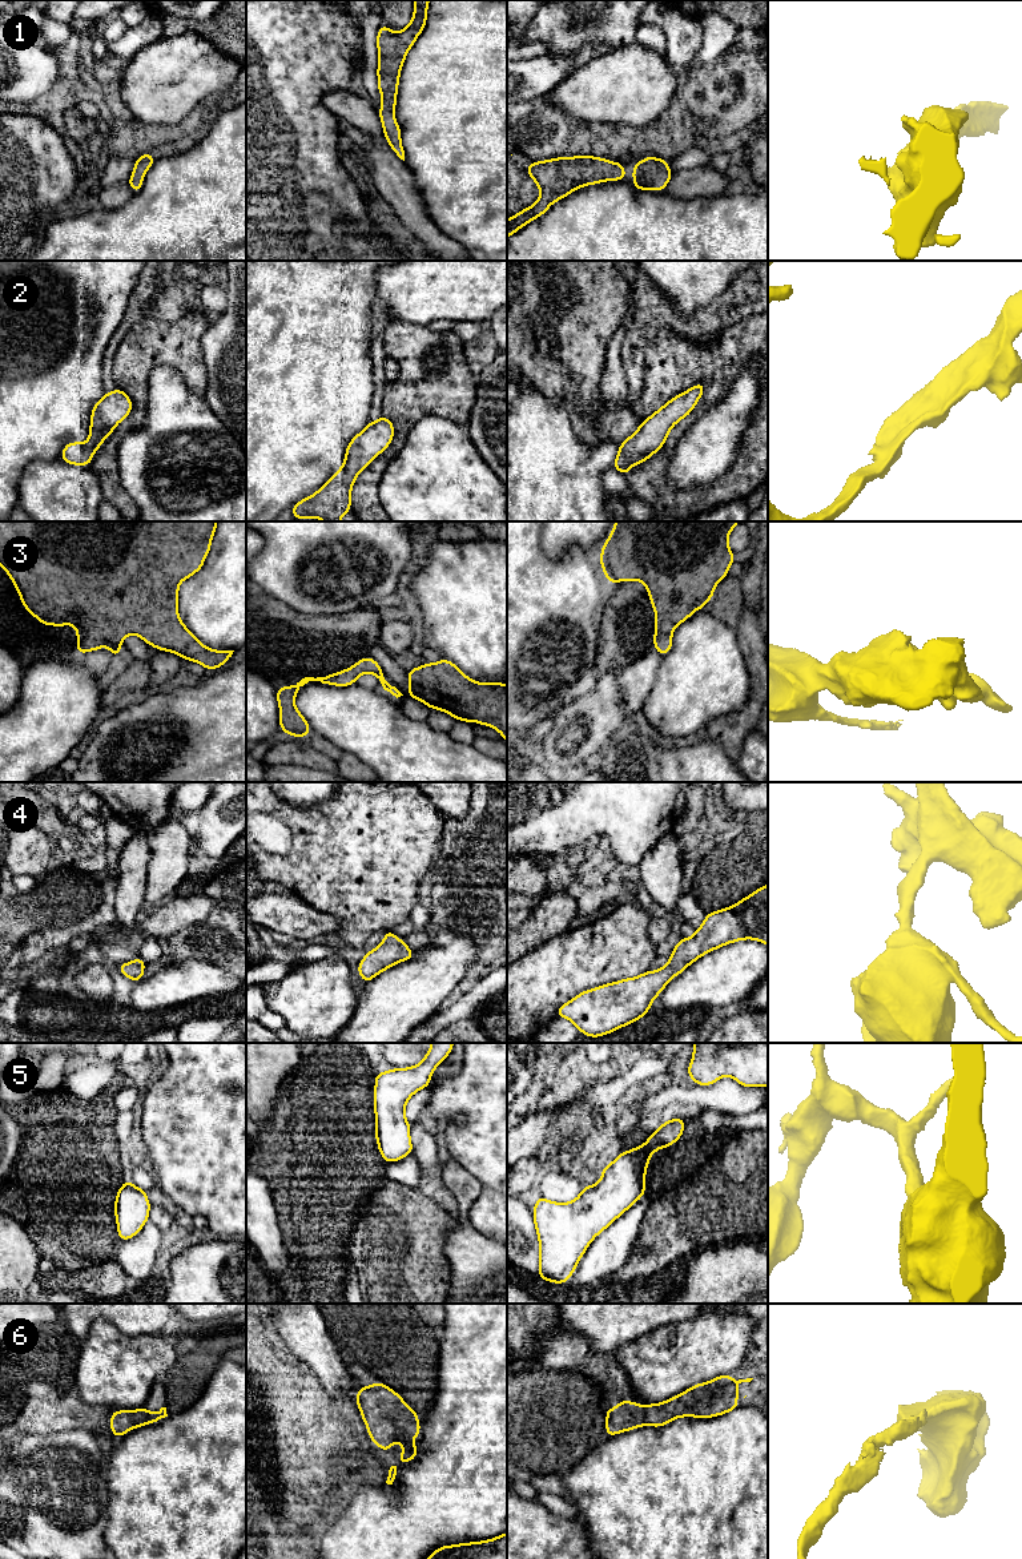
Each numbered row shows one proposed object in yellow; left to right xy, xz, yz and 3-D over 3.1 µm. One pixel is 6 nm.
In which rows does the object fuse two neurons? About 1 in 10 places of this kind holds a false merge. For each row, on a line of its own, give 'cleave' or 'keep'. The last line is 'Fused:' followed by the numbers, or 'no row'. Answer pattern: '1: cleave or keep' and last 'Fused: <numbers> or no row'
1: keep
2: keep
3: keep
4: keep
5: keep
6: keep
Fused: no row

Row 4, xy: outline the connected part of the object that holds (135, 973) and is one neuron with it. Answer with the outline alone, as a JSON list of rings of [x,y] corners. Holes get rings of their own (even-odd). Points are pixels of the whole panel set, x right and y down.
[[[140,958],[130,963],[118,963],[120,972],[132,979],[133,983],[144,978],[145,962]]]

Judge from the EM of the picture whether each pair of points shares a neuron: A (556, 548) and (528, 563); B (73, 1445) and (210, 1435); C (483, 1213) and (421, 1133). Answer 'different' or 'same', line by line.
A: different
B: different
C: different

